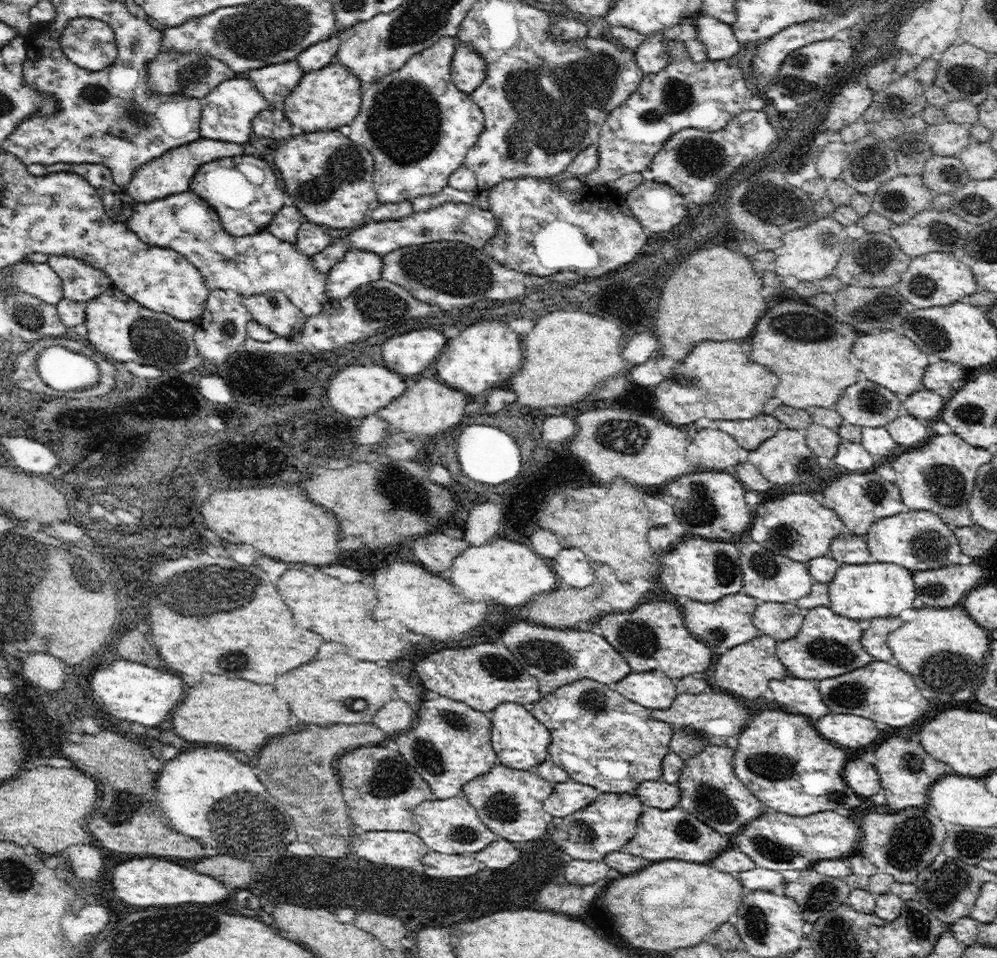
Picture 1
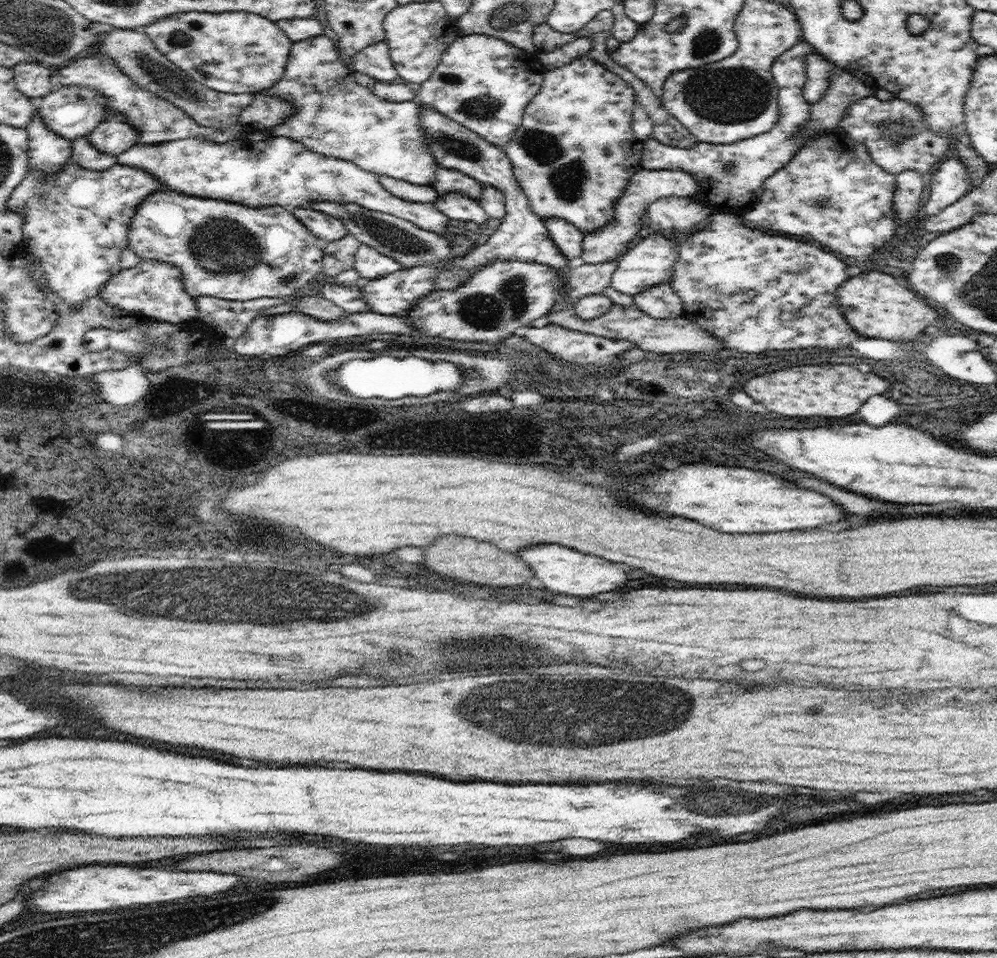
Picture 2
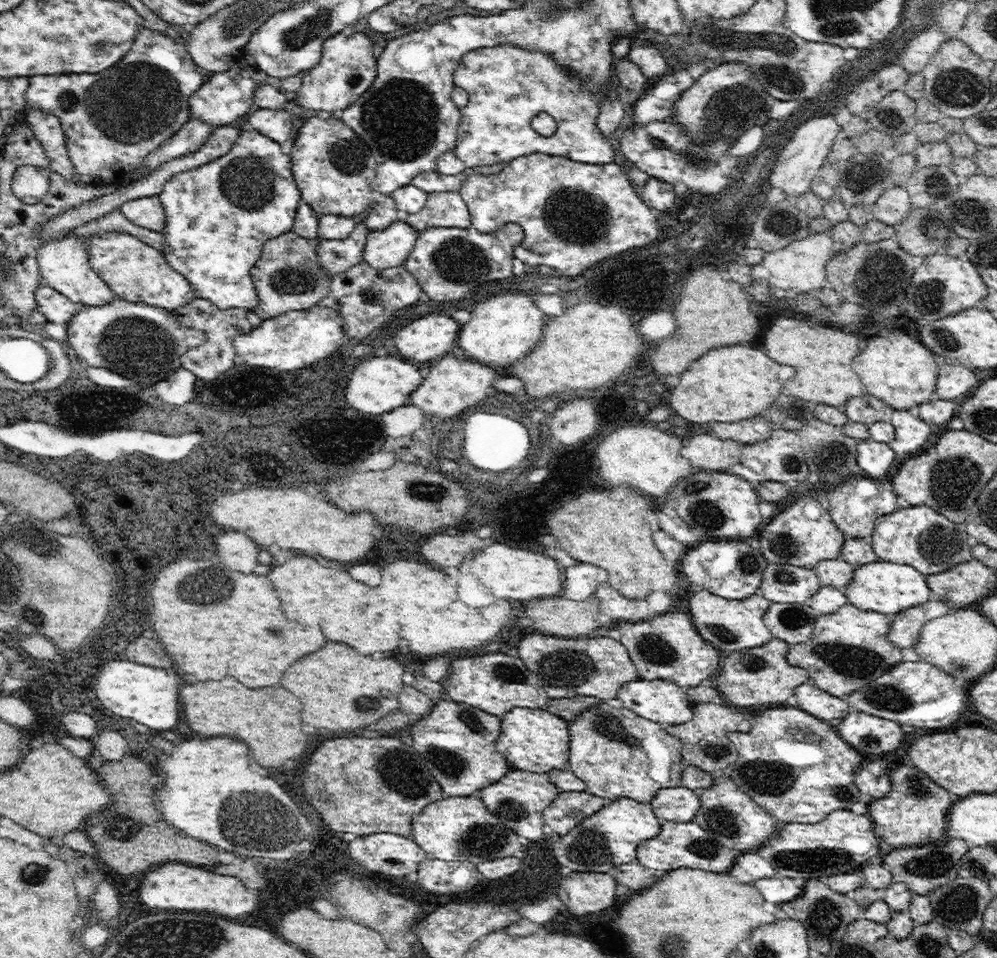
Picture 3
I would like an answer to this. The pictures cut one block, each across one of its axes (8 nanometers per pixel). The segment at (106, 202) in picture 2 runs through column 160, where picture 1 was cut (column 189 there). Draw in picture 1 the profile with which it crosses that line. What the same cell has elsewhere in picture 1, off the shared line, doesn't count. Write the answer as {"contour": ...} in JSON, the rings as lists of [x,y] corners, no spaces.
{"contour":[[[245,153],[203,164],[190,180],[188,188],[218,212],[224,231],[236,237],[257,235],[267,230],[274,215],[284,206],[287,195],[278,185],[278,178],[268,161]]]}

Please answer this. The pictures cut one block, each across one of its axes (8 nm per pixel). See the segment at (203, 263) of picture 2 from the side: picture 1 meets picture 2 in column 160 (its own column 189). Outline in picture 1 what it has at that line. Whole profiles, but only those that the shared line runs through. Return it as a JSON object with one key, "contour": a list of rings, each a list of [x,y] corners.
{"contour":[[[188,190],[186,192],[168,195],[160,200],[137,202],[130,218],[126,220],[130,230],[134,231],[142,242],[159,248],[170,248],[185,256],[200,271],[209,290],[228,290],[235,294],[252,296],[268,291],[283,292],[307,317],[317,315],[322,307],[330,305],[326,294],[327,274],[318,272],[313,258],[302,254],[291,242],[280,240],[270,231],[263,230],[257,235],[232,236],[222,228],[222,223],[216,212],[202,197]]]}

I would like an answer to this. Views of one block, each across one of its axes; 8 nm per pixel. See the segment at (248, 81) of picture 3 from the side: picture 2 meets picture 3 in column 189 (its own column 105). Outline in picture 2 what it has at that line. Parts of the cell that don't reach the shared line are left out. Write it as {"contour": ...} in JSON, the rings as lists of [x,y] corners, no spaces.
{"contour":[[[62,86],[58,90],[53,90],[50,94],[42,97],[42,102],[37,108],[37,114],[42,116],[44,124],[50,128],[54,134],[62,136],[69,141],[74,141],[80,136],[89,135],[100,121],[104,120],[105,104],[108,98],[98,94],[96,90],[90,90],[84,86]]]}

